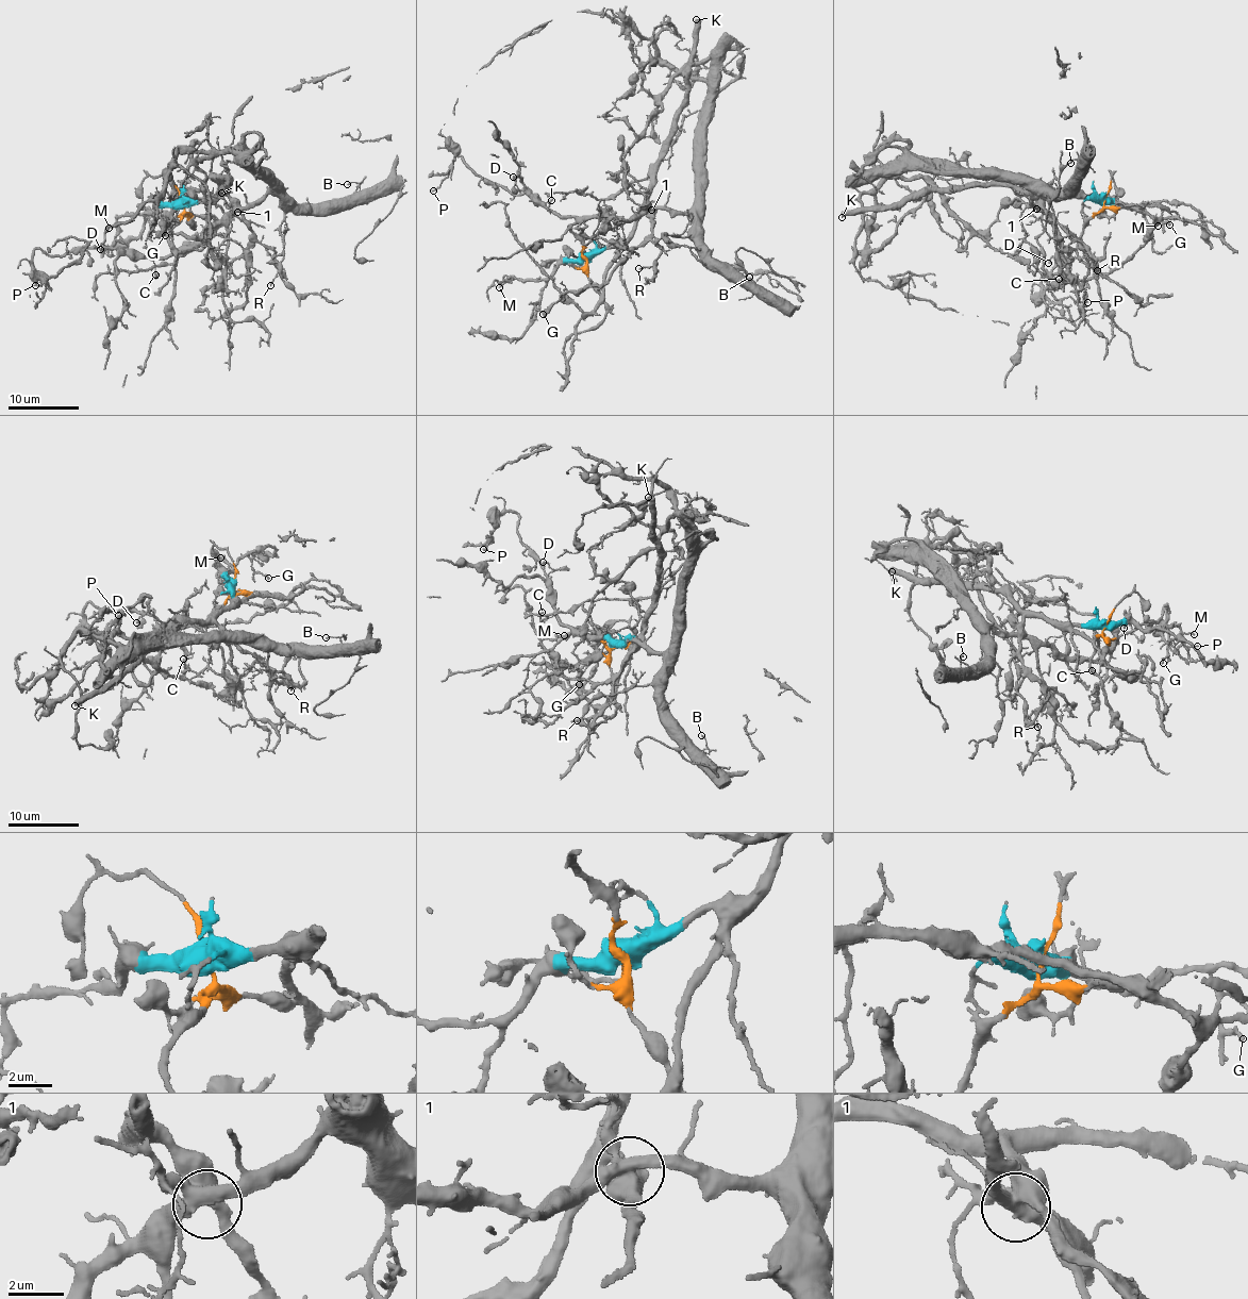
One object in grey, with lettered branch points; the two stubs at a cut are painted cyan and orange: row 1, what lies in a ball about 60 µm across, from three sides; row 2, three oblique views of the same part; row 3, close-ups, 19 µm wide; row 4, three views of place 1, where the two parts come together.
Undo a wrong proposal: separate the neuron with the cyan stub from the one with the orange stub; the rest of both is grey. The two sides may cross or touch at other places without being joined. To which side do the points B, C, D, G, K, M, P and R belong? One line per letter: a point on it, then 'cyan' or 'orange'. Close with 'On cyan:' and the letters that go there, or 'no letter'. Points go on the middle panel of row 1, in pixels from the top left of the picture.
B: (749, 277) | orange
C: (551, 200) | orange
D: (513, 177) | orange
G: (543, 314) | cyan
K: (696, 19) | cyan
M: (499, 287) | cyan
P: (433, 190) | orange
R: (638, 268) | cyan
On cyan: G, K, M, R

